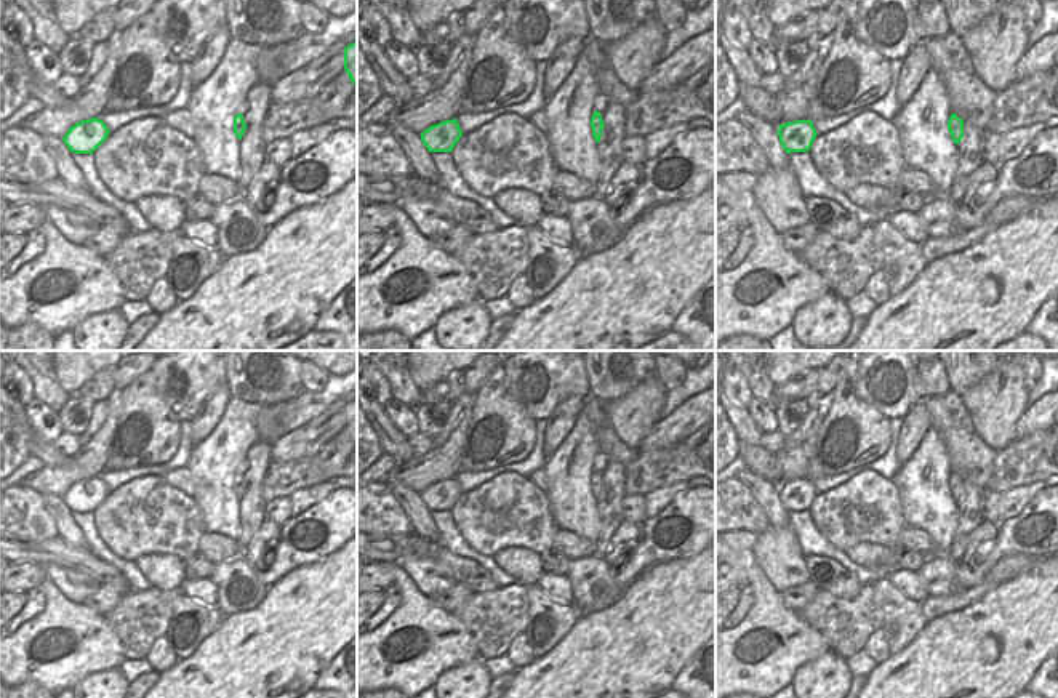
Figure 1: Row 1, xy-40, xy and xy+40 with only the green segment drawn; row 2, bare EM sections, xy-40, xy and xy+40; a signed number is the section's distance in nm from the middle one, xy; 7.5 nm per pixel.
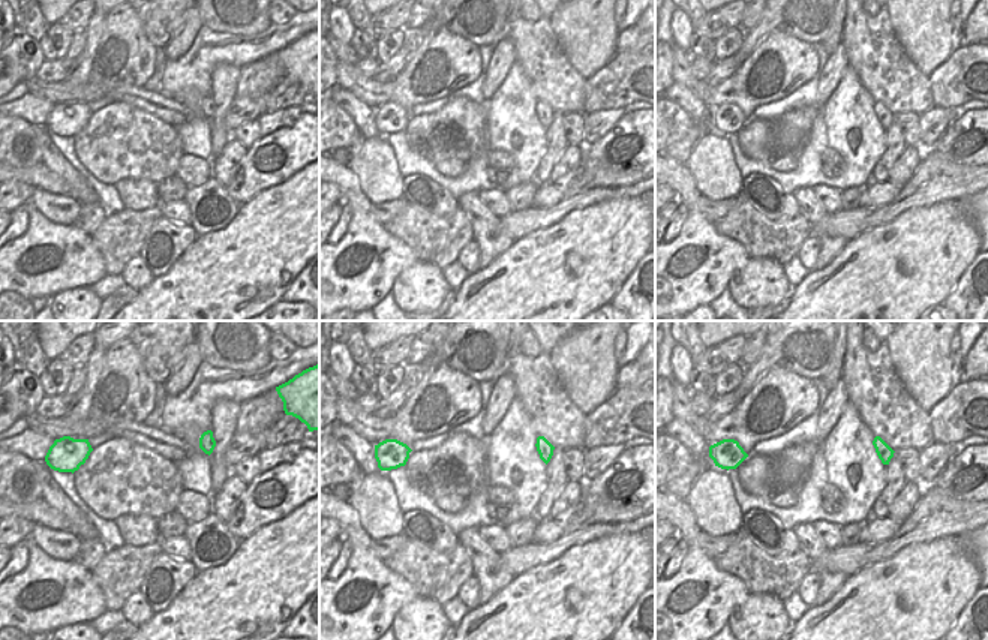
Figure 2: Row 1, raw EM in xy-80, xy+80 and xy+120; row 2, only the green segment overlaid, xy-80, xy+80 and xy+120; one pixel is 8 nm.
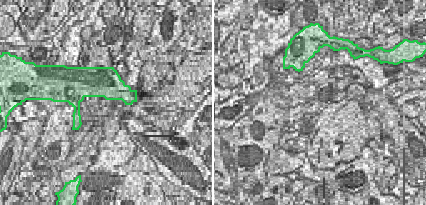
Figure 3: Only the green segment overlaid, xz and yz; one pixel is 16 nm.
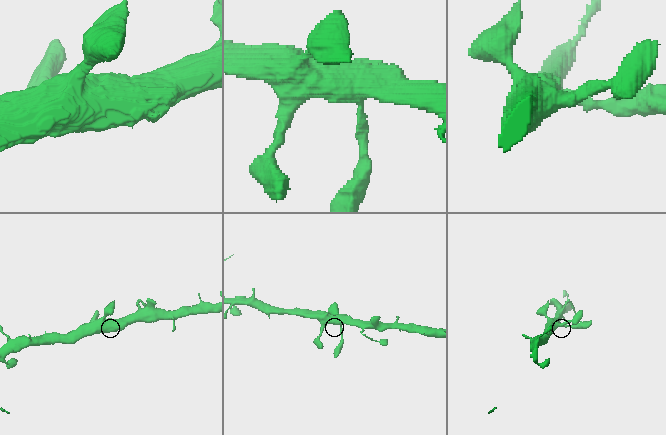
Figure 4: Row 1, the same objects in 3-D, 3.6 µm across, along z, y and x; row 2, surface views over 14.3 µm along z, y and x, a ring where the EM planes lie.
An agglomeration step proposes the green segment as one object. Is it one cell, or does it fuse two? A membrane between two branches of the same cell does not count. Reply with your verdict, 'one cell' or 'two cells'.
one cell

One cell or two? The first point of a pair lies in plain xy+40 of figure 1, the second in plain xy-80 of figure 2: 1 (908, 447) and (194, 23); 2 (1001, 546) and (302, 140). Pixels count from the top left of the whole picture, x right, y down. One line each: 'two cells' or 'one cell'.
1: one cell
2: one cell

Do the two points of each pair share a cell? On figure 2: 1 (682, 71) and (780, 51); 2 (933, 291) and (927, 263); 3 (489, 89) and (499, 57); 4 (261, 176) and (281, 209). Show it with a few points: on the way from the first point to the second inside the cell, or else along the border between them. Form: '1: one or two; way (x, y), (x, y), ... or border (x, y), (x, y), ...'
1: one; way (706, 92), (724, 92), (756, 59)
2: one; way (927, 284), (927, 270)
3: one; way (492, 81), (499, 65)
4: two; border (300, 171), (281, 183), (260, 191), (240, 206)

